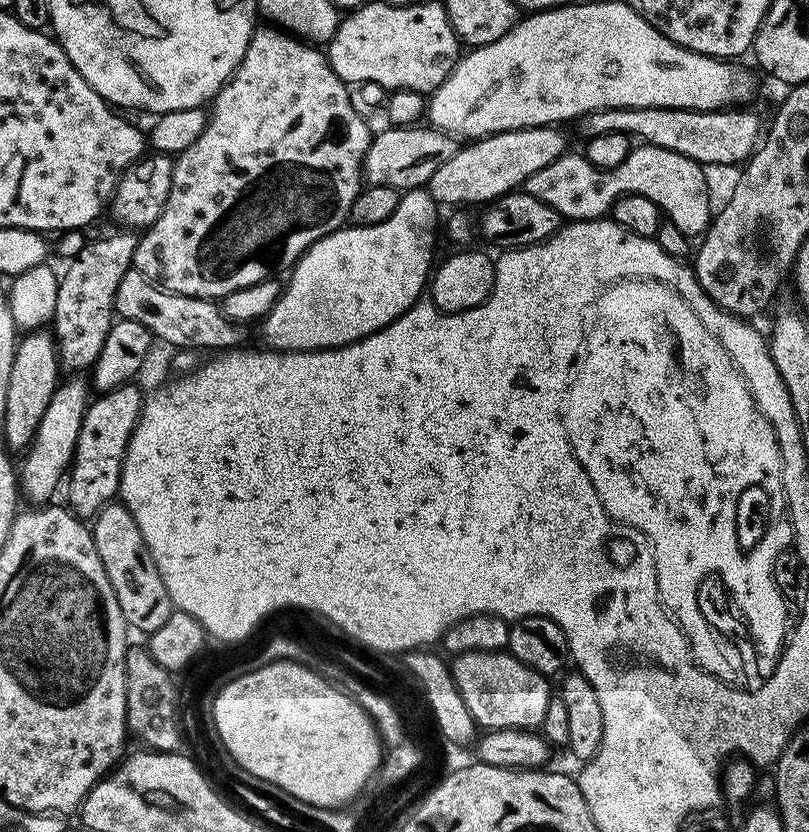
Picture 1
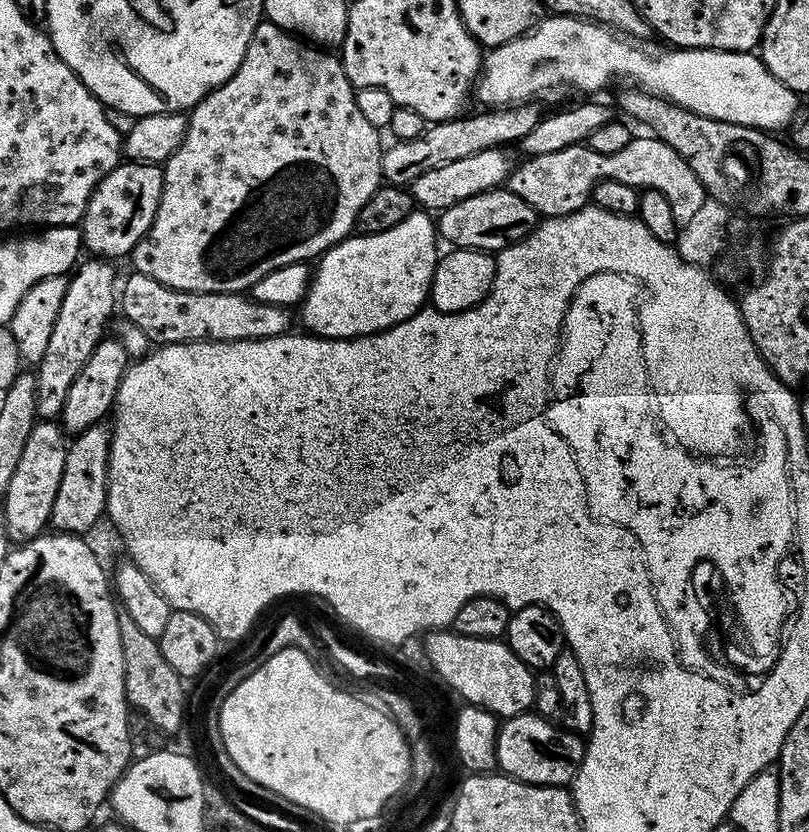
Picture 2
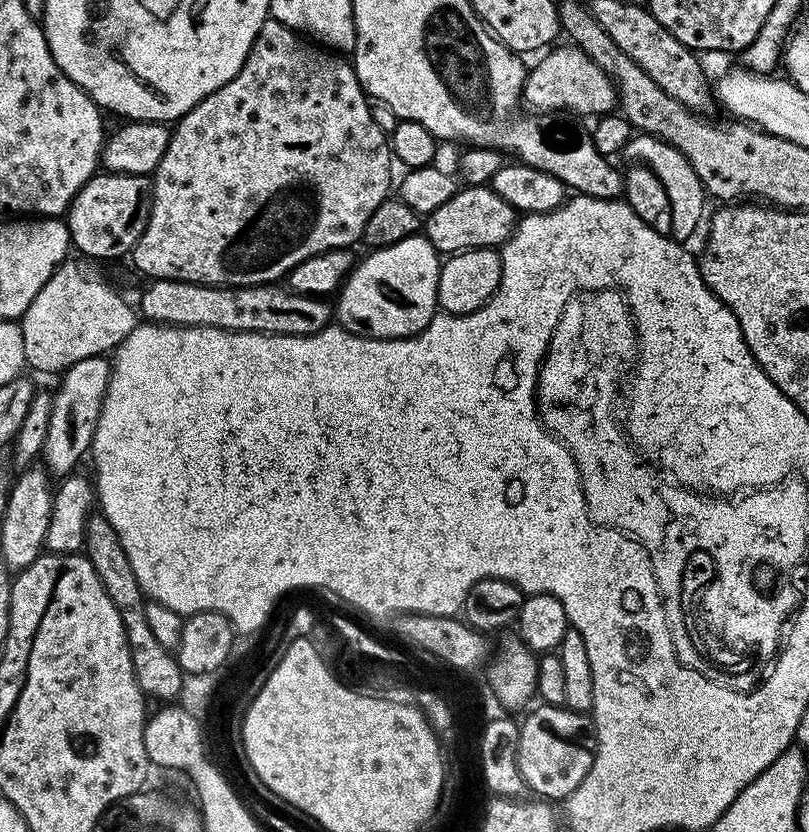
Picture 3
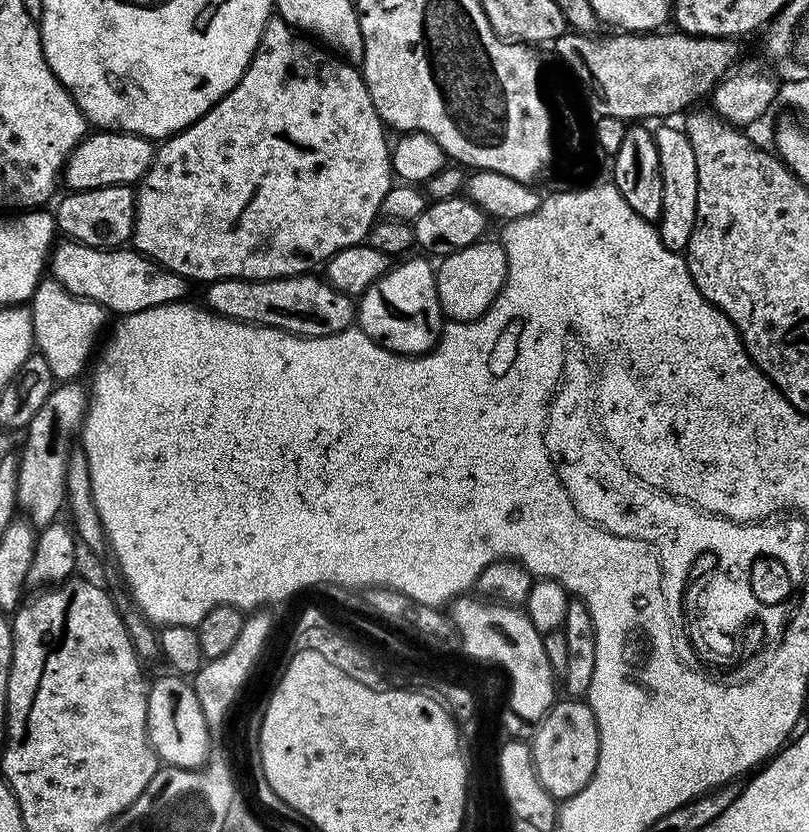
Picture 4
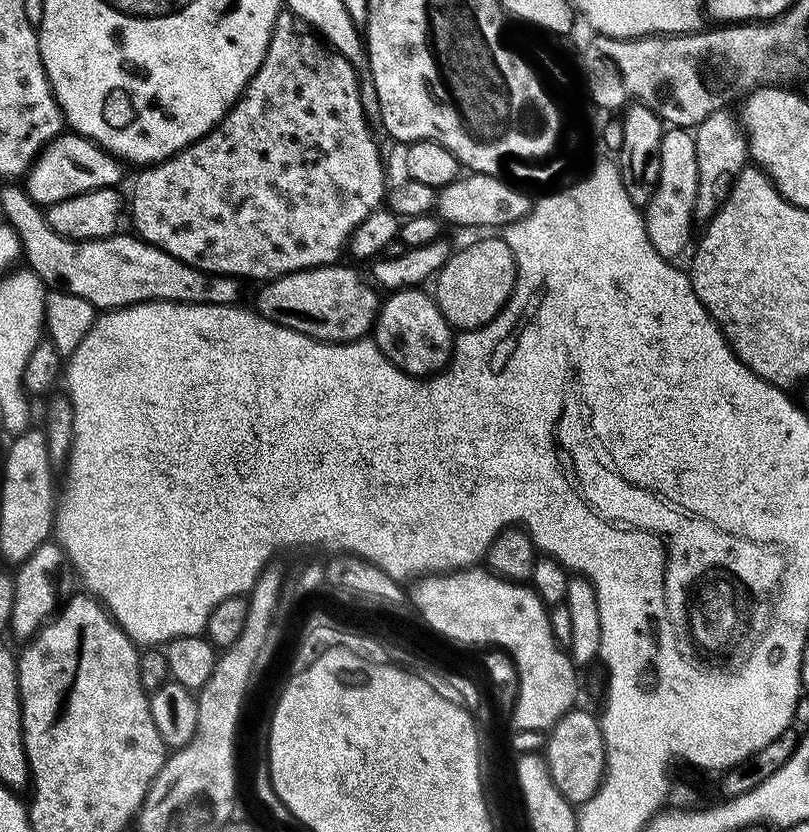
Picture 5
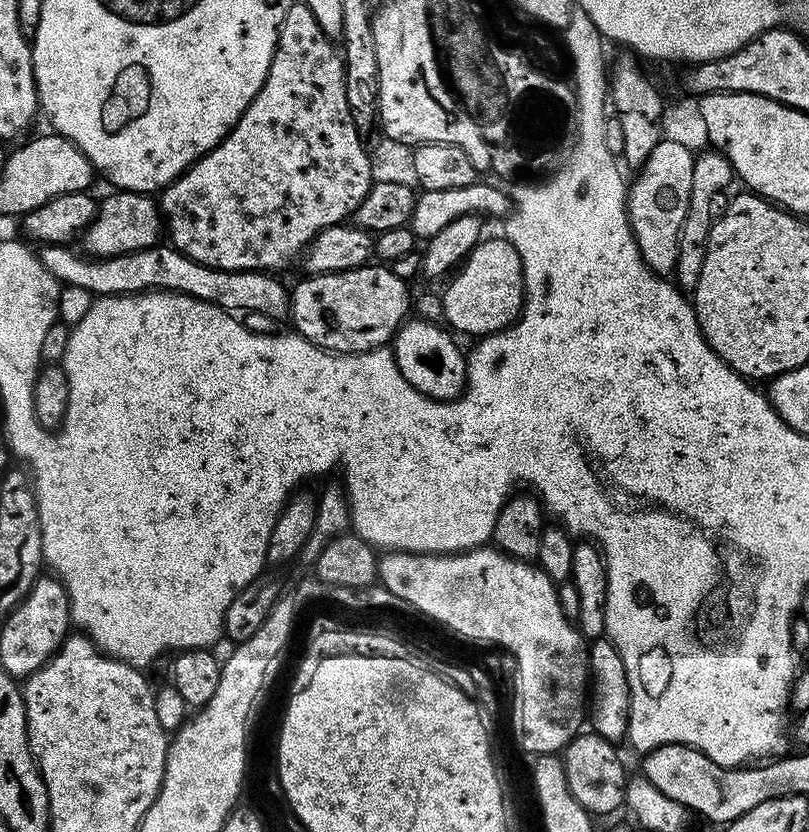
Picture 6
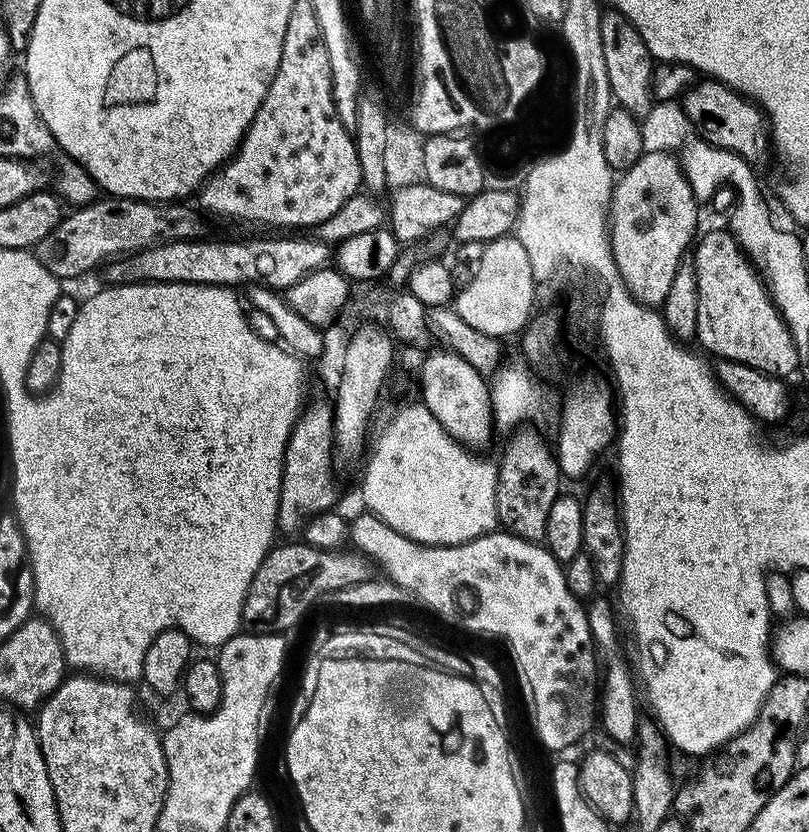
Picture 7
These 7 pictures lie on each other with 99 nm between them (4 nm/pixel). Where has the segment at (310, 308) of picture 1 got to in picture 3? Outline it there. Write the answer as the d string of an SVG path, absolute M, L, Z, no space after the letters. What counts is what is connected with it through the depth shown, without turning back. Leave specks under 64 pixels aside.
M417 234L402 238L402 242L394 242L385 248L371 249L367 254L369 256L353 267L347 280L338 289L336 304L334 300L334 316L339 327L357 336L369 335L373 340L402 340L405 336L421 332L438 312L436 295L442 260L436 247L427 236Z

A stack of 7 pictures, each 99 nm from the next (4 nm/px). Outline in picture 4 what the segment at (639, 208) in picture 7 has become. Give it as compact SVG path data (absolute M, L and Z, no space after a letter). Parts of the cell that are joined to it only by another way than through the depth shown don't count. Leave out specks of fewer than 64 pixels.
M679 127L656 128L654 135L662 166L662 214L658 221L658 231L662 242L671 252L683 253L694 231L698 206L698 166L694 162L694 146Z

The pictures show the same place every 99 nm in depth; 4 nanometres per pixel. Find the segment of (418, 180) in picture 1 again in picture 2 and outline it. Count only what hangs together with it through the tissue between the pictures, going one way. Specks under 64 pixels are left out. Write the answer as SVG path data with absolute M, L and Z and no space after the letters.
M536 102L527 104L513 104L502 108L492 108L491 110L480 110L477 116L461 114L455 120L438 120L429 123L424 132L418 138L409 140L396 140L392 145L383 149L380 157L380 175L387 183L397 186L408 186L418 174L426 174L426 170L434 170L438 166L446 166L446 162L458 162L458 158L470 158L470 154L478 154L487 148L498 148L501 146L515 145L523 136L530 134L534 126L542 119L541 105Z

